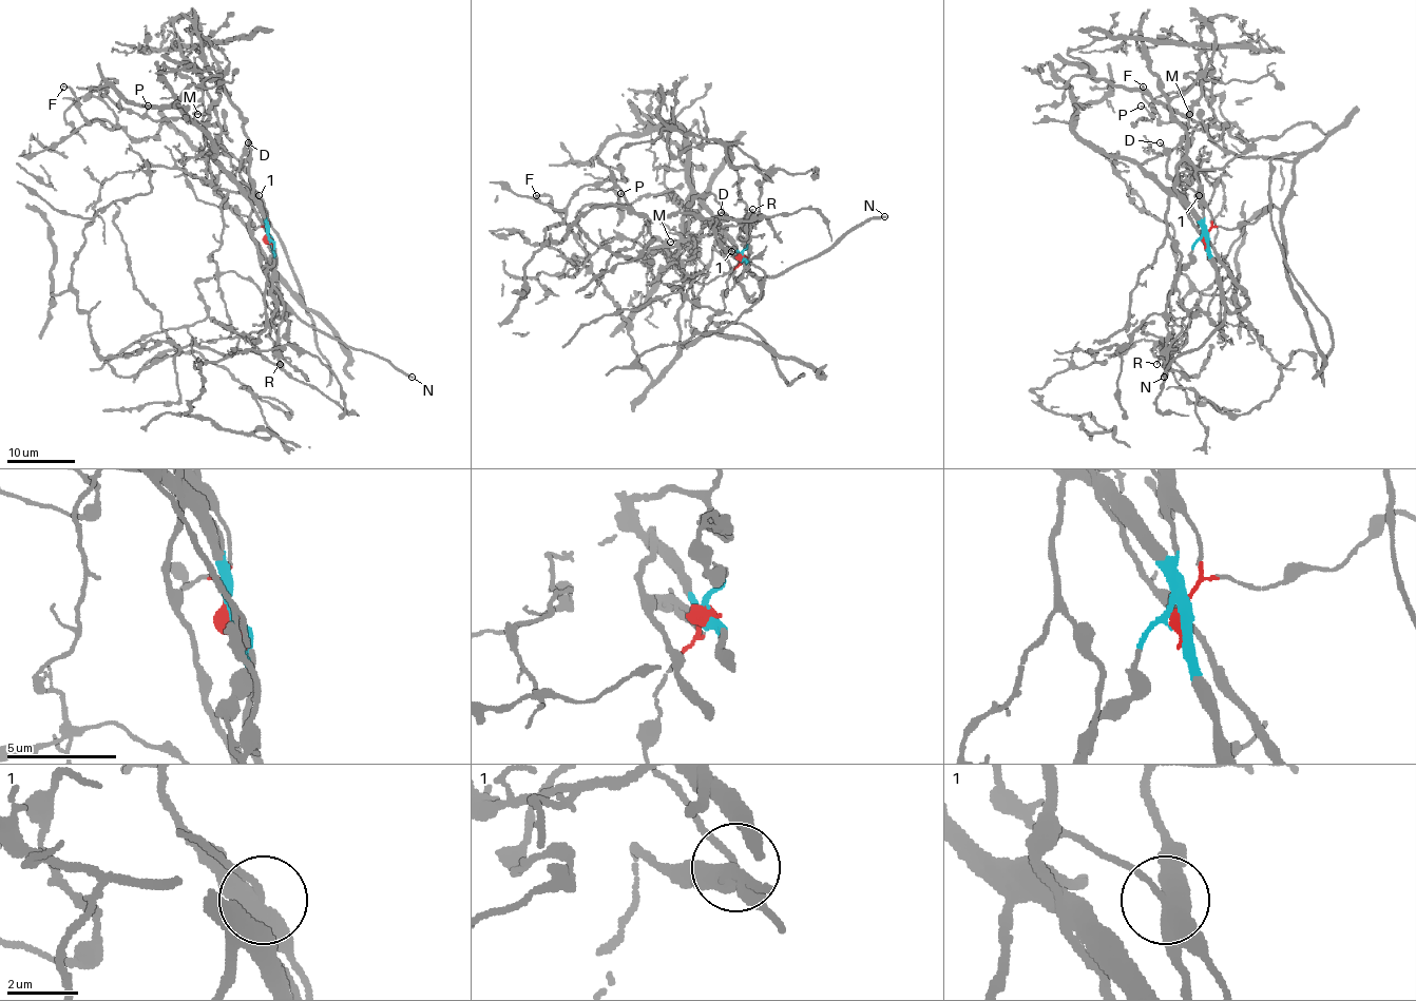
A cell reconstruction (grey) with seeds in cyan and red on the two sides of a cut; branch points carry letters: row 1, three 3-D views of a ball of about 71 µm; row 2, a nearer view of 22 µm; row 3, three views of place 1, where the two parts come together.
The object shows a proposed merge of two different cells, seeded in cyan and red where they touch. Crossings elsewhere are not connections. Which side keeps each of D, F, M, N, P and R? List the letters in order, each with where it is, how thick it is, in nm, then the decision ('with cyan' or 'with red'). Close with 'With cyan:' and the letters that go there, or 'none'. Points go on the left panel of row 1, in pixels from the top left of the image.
D: place (248, 142); calibre 140 nm; with red
F: place (63, 87); calibre 180 nm; with red
M: place (197, 114); calibre 130 nm; with cyan
N: place (412, 377); calibre 200 nm; with cyan
P: place (148, 106); calibre 110 nm; with red
R: place (280, 364); calibre 120 nm; with cyan
With cyan: M, N, R

